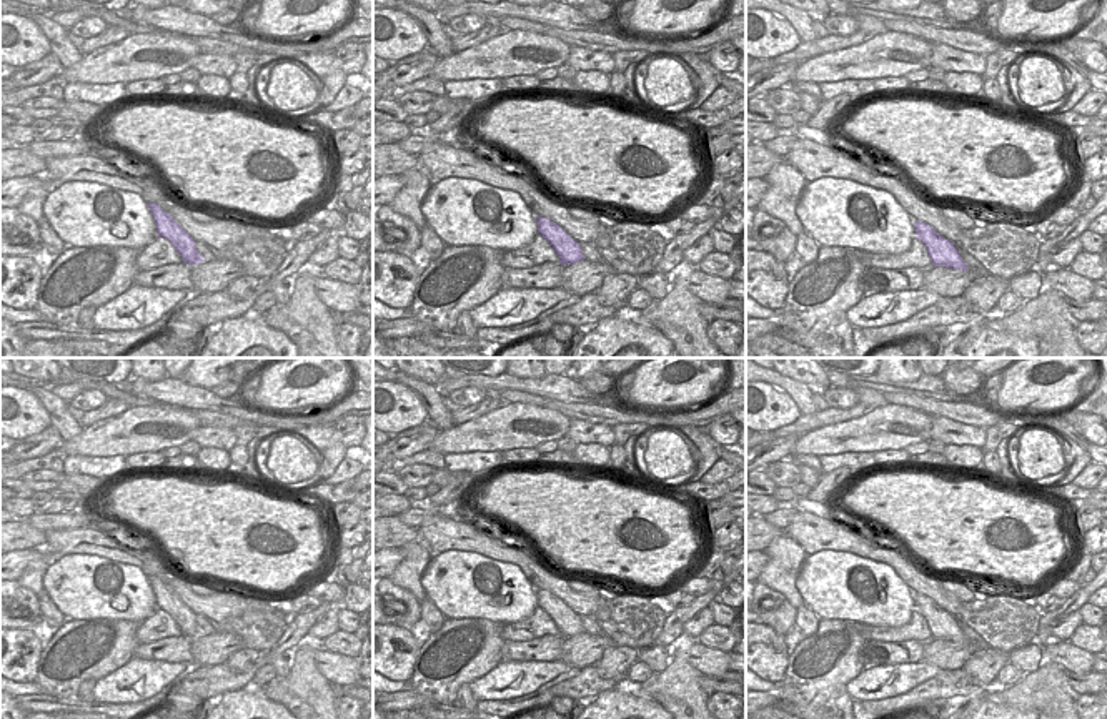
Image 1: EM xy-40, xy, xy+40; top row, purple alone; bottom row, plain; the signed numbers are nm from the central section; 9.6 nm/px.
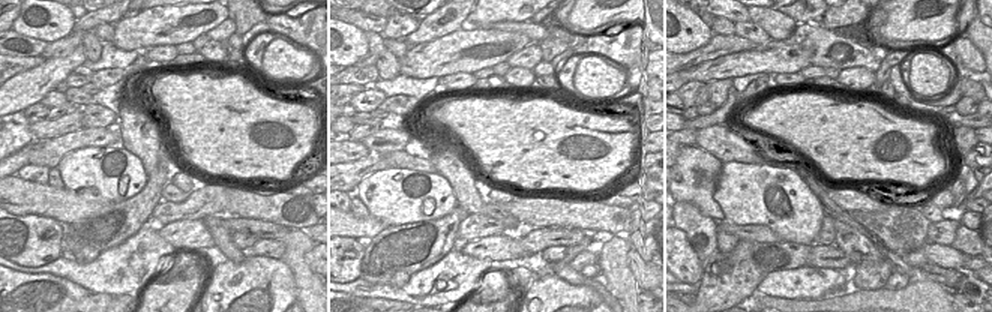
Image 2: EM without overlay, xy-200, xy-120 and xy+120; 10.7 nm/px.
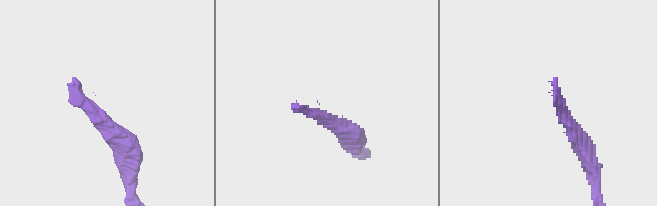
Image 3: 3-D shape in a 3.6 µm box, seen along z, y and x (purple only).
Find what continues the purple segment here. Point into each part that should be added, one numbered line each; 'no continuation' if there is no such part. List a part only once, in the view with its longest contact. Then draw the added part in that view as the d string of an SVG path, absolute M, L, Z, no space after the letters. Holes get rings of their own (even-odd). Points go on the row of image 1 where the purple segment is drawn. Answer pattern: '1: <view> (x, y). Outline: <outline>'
no continuation.

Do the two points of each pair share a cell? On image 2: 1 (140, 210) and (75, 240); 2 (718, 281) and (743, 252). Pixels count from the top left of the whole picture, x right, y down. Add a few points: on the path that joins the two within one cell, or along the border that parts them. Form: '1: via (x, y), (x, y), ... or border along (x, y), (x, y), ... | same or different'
1: via (123, 221), (107, 231), (92, 233) | same
2: via (725, 273), (739, 260) | same

